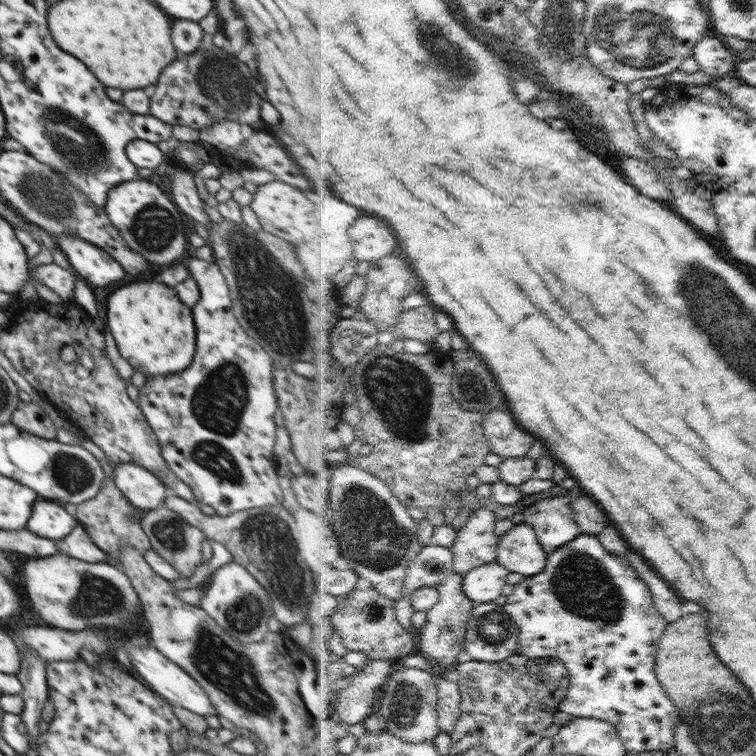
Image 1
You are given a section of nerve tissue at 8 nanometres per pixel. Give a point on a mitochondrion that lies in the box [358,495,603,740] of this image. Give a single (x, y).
(405, 704)

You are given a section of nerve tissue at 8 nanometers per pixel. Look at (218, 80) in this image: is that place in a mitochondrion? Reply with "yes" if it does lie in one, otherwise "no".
yes

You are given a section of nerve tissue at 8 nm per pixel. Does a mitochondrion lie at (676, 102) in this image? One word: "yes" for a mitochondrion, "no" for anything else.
no

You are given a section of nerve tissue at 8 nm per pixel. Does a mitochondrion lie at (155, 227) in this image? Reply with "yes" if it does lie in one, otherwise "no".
yes

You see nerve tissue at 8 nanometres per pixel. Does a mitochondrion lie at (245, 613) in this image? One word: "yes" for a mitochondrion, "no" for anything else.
yes

